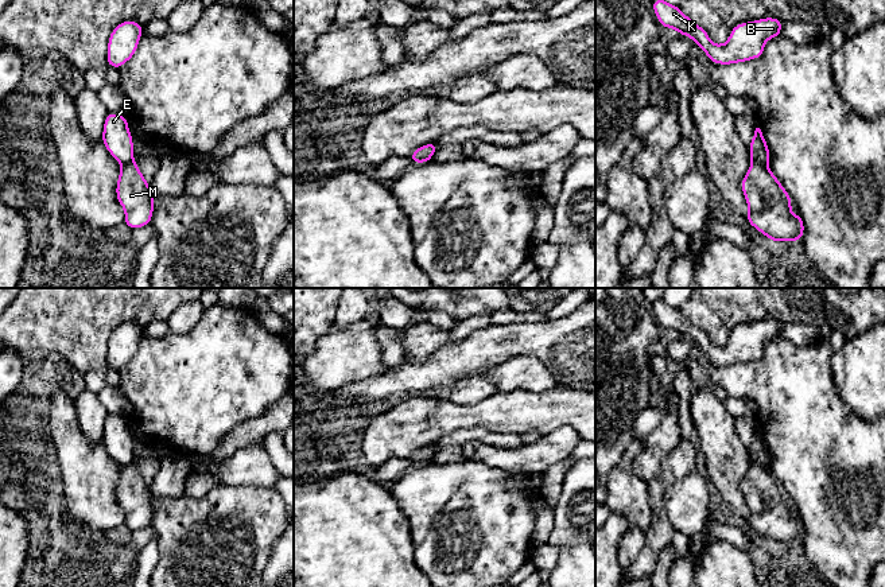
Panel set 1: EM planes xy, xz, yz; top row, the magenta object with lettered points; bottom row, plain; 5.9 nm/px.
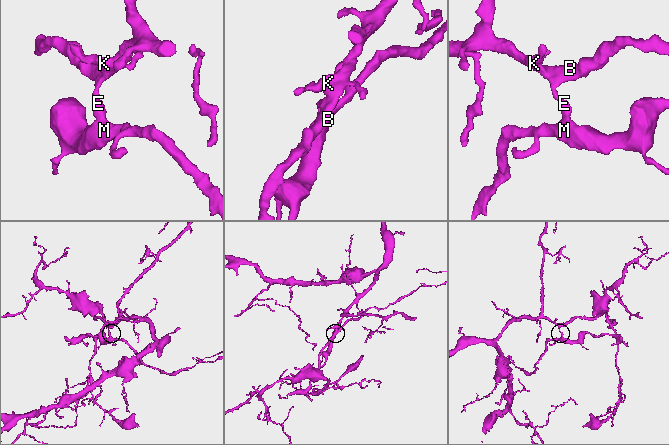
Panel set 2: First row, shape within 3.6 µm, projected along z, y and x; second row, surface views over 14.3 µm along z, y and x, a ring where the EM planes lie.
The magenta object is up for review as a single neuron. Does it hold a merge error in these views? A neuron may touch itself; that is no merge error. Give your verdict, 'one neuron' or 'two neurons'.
two neurons

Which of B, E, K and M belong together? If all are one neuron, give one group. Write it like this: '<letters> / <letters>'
B E K / M

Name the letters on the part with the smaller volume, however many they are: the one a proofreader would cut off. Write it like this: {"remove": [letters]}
{"remove": ["M"]}

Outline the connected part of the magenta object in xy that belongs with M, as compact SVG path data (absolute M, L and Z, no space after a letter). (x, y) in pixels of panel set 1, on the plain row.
M136 463L123 467L116 486L116 499L125 513L124 526L129 530L151 525L154 494Z

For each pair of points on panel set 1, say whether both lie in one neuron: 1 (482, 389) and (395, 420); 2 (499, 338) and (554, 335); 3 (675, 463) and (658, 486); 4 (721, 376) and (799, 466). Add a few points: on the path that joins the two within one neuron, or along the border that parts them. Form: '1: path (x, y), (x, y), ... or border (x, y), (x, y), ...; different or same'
1: border (450, 399), (458, 404), (474, 404), (484, 400); different
2: path (512, 338), (540, 338); same
3: path (672, 469), (663, 481); same
4: path (748, 384), (799, 435), (799, 439); same

